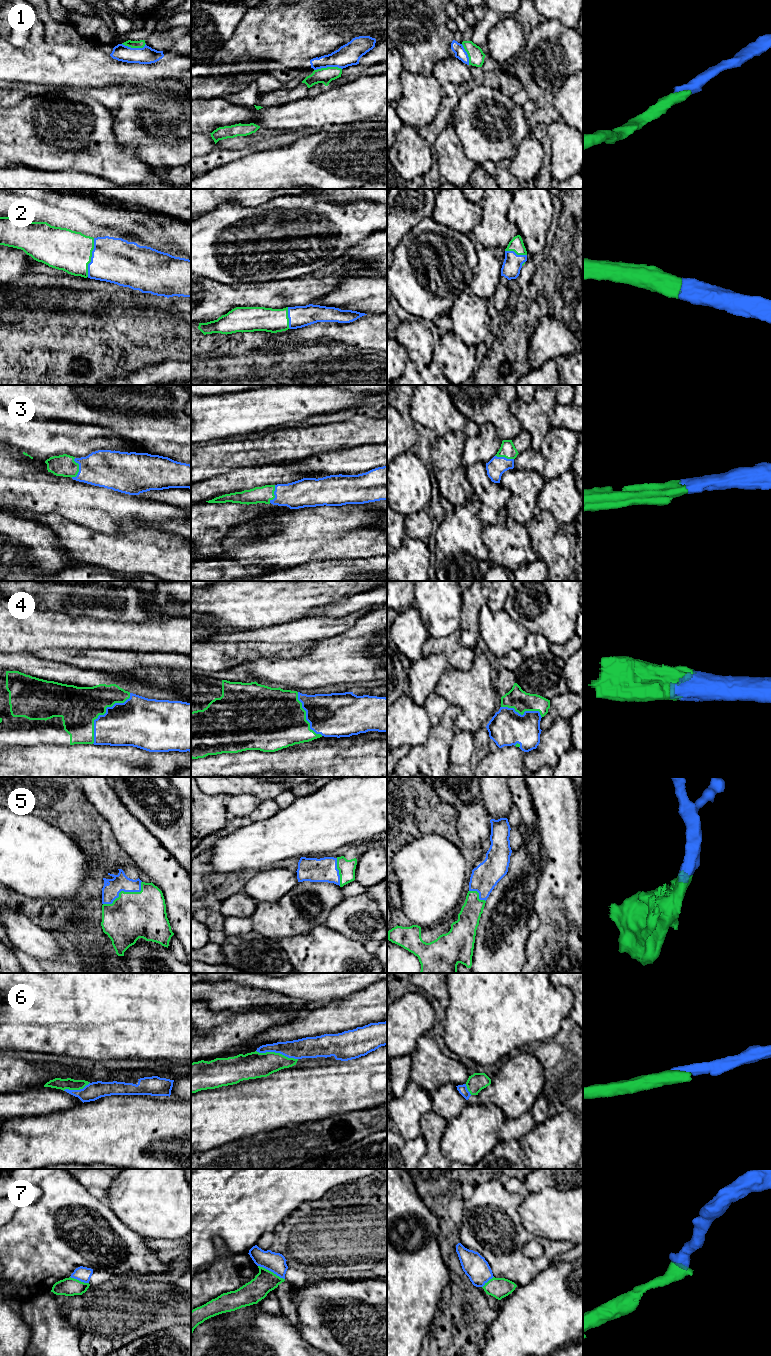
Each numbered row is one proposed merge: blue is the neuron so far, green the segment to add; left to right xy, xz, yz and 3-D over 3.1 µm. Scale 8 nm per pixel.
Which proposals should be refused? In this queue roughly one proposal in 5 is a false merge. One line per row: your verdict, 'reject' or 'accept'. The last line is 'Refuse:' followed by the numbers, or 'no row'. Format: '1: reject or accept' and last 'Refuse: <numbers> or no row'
1: accept
2: accept
3: accept
4: accept
5: accept
6: accept
7: reject
Refuse: 7

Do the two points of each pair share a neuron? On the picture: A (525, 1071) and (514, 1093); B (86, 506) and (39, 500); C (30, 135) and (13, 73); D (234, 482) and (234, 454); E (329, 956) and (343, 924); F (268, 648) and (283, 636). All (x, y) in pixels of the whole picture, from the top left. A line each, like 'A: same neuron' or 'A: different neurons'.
A: same neuron
B: same neuron
C: different neurons
D: different neurons
E: different neurons
F: different neurons

